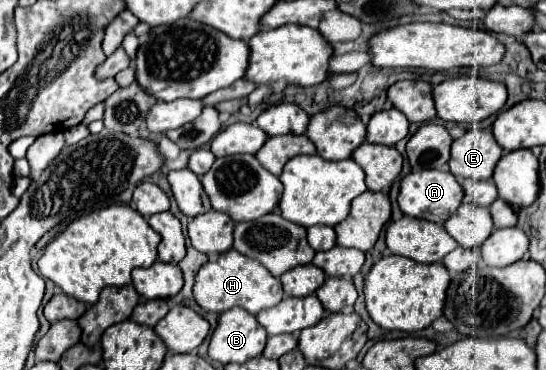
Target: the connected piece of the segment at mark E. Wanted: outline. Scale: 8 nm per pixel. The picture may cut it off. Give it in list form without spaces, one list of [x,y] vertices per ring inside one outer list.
[[[471,127],[451,145],[449,171],[459,179],[491,179],[503,149],[487,129]]]

